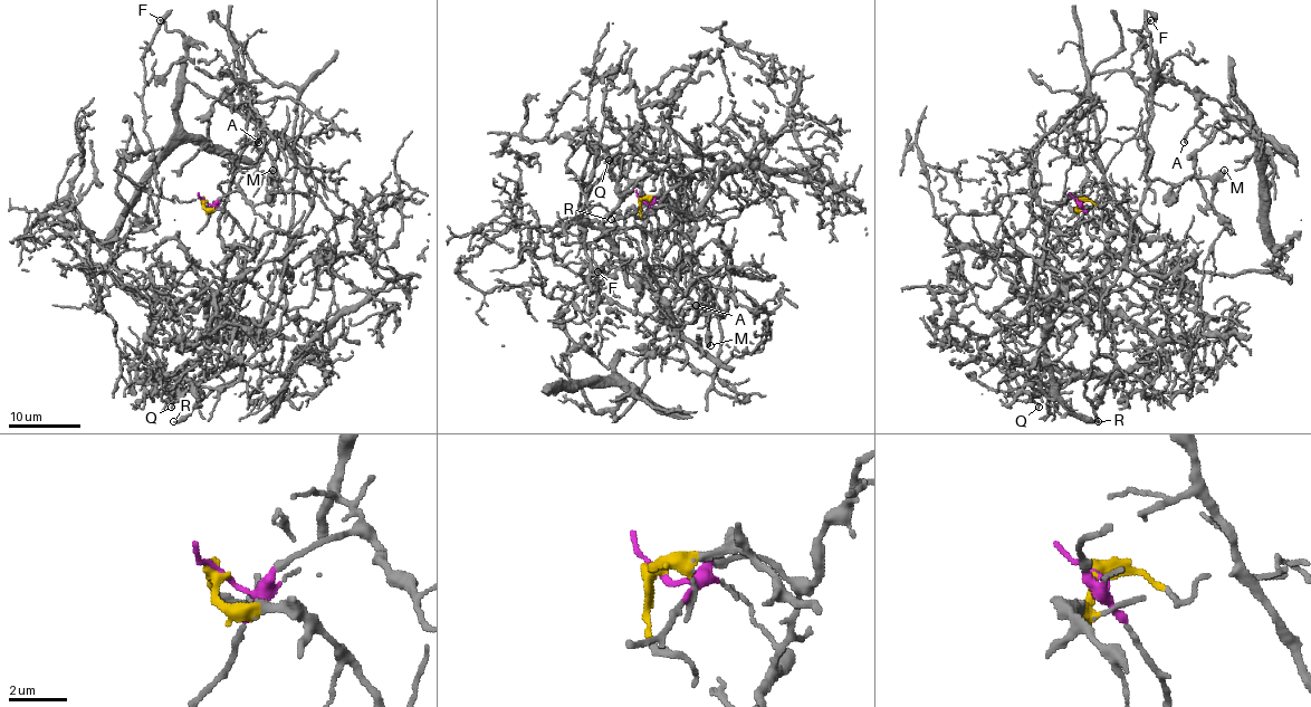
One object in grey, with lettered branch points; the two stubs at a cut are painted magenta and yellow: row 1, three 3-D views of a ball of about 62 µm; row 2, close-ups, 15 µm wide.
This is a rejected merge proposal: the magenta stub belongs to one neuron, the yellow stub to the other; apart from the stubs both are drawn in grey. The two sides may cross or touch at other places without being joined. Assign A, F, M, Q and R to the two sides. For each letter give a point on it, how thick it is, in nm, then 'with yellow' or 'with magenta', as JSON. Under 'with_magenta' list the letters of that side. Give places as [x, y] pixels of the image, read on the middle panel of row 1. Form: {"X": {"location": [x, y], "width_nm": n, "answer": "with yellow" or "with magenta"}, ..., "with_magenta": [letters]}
{"A": {"location": [696, 305], "width_nm": 180, "answer": "with magenta"}, "F": {"location": [597, 271], "width_nm": 240, "answer": "with magenta"}, "M": {"location": [710, 345], "width_nm": 240, "answer": "with magenta"}, "Q": {"location": [609, 160], "width_nm": 160, "answer": "with magenta"}, "R": {"location": [611, 219], "width_nm": 280, "answer": "with magenta"}, "with_magenta": ["A", "F", "M", "Q", "R"]}

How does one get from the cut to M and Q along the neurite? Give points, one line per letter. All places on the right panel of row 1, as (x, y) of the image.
M: (1079, 200), (1102, 178), (1093, 74), (1164, 70), (1176, 82), (1150, 91), (1150, 180), (1224, 169)
Q: (1079, 200), (1084, 187), (1104, 181), (1137, 242), (1054, 322), (1032, 388), (1037, 408)

